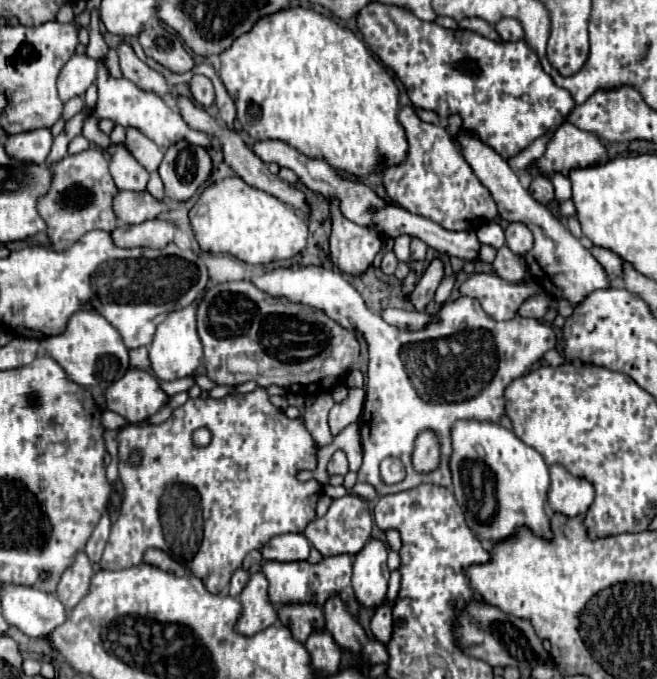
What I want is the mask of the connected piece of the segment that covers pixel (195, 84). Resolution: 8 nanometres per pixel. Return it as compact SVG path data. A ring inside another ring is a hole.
M194 75L192 81L190 81L190 91L192 91L192 97L196 103L200 103L202 107L210 107L216 99L214 95L214 87L212 87L212 81L204 75Z

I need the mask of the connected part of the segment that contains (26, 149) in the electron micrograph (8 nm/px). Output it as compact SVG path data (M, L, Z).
M34 129L24 131L18 135L8 135L8 141L4 143L6 153L14 155L14 159L30 161L30 163L46 163L50 149L52 149L54 135L50 129Z

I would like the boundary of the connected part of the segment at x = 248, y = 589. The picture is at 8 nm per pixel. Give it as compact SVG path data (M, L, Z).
M260 571L250 575L246 587L240 593L242 613L234 627L238 633L250 637L276 623L276 609L268 601L266 587L268 587L268 581Z

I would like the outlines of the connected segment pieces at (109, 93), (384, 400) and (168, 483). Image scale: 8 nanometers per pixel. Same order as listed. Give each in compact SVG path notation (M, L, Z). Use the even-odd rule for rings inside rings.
M100 63L100 73L98 73L98 87L100 87L100 101L98 101L98 117L100 119L110 119L110 121L120 123L124 127L128 127L128 125L138 127L142 133L146 133L160 147L170 147L170 145L178 143L180 139L186 139L188 143L202 145L202 147L210 145L210 139L206 133L194 131L192 127L188 127L184 123L176 105L175 96L172 98L172 95L167 95L162 98L154 93L144 93L124 77L122 79L110 77L108 69L102 63Z
M276 267L272 271L266 271L262 275L252 275L250 281L266 291L272 297L286 297L292 303L302 303L302 305L310 305L314 309L322 309L330 319L338 321L342 327L346 329L358 329L364 333L366 341L368 341L368 349L370 349L370 367L368 367L368 385L366 385L366 401L364 401L364 409L362 415L358 419L360 425L360 443L364 449L364 463L358 471L358 481L360 483L370 483L378 495L388 495L388 493L398 493L398 491L406 491L406 489L414 489L422 483L432 483L432 485L440 485L440 487L450 487L452 485L452 475L450 475L450 455L452 455L452 437L450 437L450 429L456 421L462 419L476 419L476 421L500 421L500 417L504 415L504 391L506 387L522 377L532 363L536 363L538 359L542 359L542 355L550 349L556 347L556 339L554 339L554 331L550 325L536 321L536 319L526 319L516 315L510 321L494 321L476 299L472 297L460 297L456 301L452 301L450 305L442 307L442 313L436 317L434 323L430 323L430 327L426 327L426 331L406 331L406 329L398 329L394 325L388 325L380 315L368 311L368 307L364 305L360 293L342 277L340 271L334 269L326 269L326 267ZM408 353L418 353L420 357L420 395L414 387L412 375L408 371ZM432 419L434 419L434 431L442 433L442 463L436 471L432 473L416 473L410 461L412 449L414 449L414 439L422 429L432 427ZM386 457L400 457L404 467L406 467L406 479L394 485L386 485L380 479L380 461Z
M256 387L246 395L228 395L220 401L200 397L188 399L160 425L122 427L118 443L118 473L124 497L100 561L106 571L136 567L142 563L144 551L156 547L188 567L202 579L210 593L226 595L230 577L242 565L246 553L262 549L274 535L304 533L306 525L316 517L316 501L322 495L322 485L316 479L306 483L296 481L296 471L316 469L318 445L306 429L304 419L286 417L282 409L272 405L264 387ZM200 427L206 427L212 433L212 441L206 447L196 447L192 441L192 433ZM134 449L140 449L142 453L142 463L138 467L128 465L128 455Z

